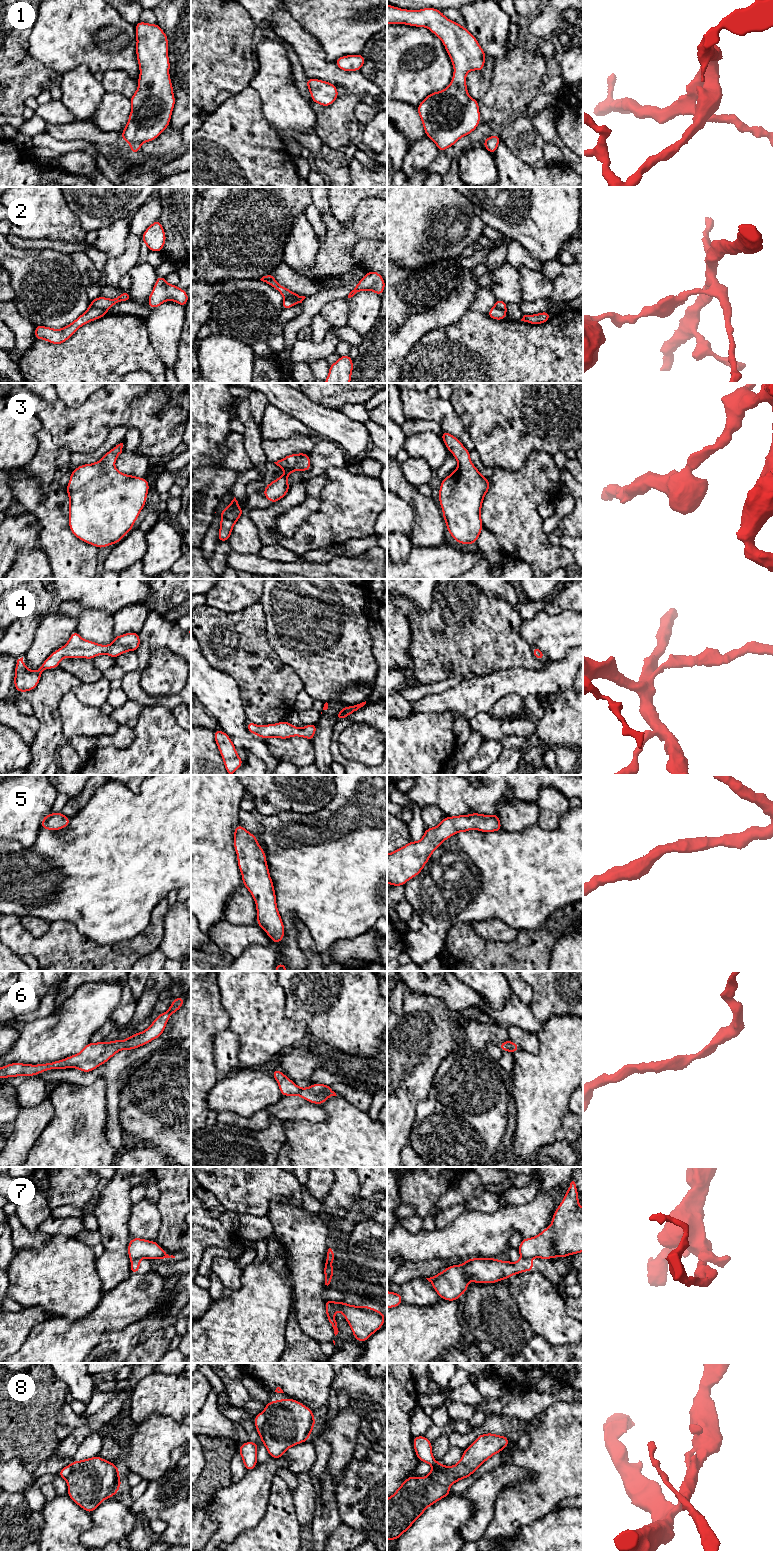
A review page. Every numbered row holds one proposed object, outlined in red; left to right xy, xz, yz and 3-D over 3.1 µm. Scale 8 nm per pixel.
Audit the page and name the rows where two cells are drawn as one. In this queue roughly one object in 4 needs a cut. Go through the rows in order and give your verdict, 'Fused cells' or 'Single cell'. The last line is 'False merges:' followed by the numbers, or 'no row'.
1: Single cell
2: Fused cells
3: Single cell
4: Single cell
5: Single cell
6: Single cell
7: Fused cells
8: Fused cells
False merges: 2, 7, 8

